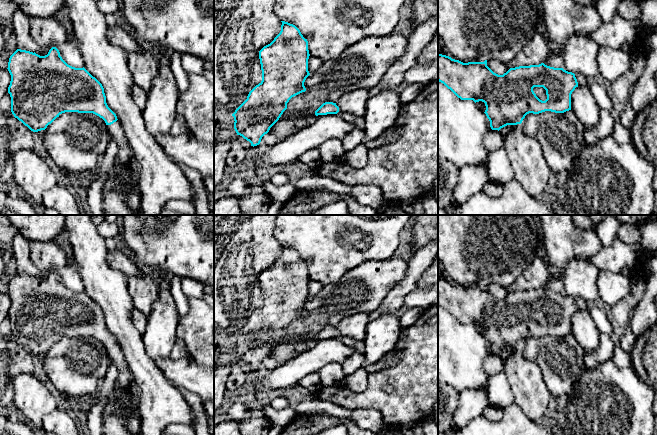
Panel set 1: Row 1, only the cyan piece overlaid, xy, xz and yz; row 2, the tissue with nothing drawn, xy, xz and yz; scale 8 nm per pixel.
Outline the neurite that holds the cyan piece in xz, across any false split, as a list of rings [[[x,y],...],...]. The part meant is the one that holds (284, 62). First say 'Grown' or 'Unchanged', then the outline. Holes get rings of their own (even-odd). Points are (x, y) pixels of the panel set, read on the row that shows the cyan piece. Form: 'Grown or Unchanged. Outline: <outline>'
Unchanged. Outline: [[[281,22],[280,33],[259,51],[262,81],[249,92],[247,99],[232,114],[237,135],[249,141],[253,147],[260,144],[262,137],[279,120],[287,109],[289,100],[306,91],[304,82],[310,75],[307,39],[295,25]]]

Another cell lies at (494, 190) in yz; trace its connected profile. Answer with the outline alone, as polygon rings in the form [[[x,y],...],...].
[[[490,180],[484,185],[482,192],[491,198],[499,198],[503,195],[503,184],[494,183]]]

